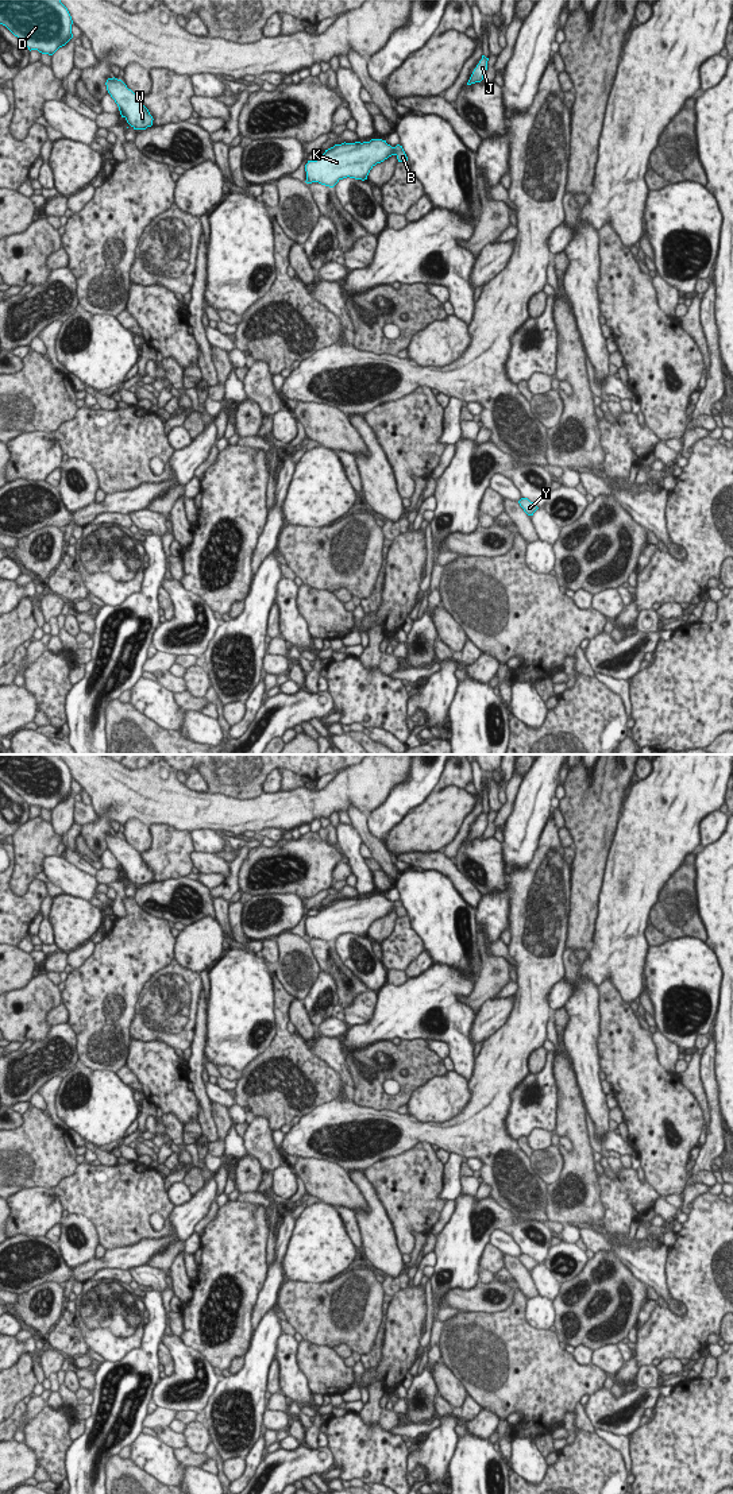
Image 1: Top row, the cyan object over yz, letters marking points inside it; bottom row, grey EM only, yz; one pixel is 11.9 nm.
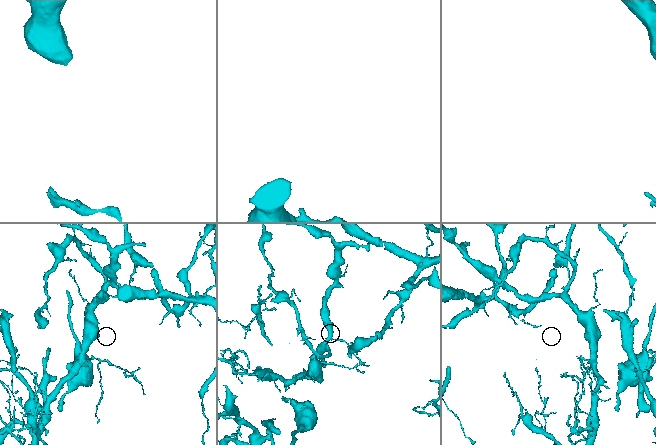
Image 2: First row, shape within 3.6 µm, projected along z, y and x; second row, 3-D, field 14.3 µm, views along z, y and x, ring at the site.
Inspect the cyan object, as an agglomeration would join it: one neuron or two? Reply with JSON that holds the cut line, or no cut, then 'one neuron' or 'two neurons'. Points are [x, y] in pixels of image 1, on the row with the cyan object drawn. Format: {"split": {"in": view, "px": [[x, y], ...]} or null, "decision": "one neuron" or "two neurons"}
{"split": {"in": "yz", "px": [[392, 147], [396, 154]]}, "decision": "two neurons"}

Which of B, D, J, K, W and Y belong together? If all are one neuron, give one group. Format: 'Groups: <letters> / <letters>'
Groups: B / D J K W Y.

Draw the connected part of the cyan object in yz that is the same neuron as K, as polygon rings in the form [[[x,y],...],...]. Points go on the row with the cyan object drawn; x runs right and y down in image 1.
[[[382,139],[335,144],[319,155],[317,161],[308,161],[305,182],[319,182],[333,188],[347,177],[364,181],[377,163],[391,155],[396,155],[393,147]]]

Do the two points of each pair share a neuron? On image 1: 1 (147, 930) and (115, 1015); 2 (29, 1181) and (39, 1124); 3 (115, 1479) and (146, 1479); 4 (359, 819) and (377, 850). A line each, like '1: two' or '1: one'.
1: one
2: one
3: one
4: one

